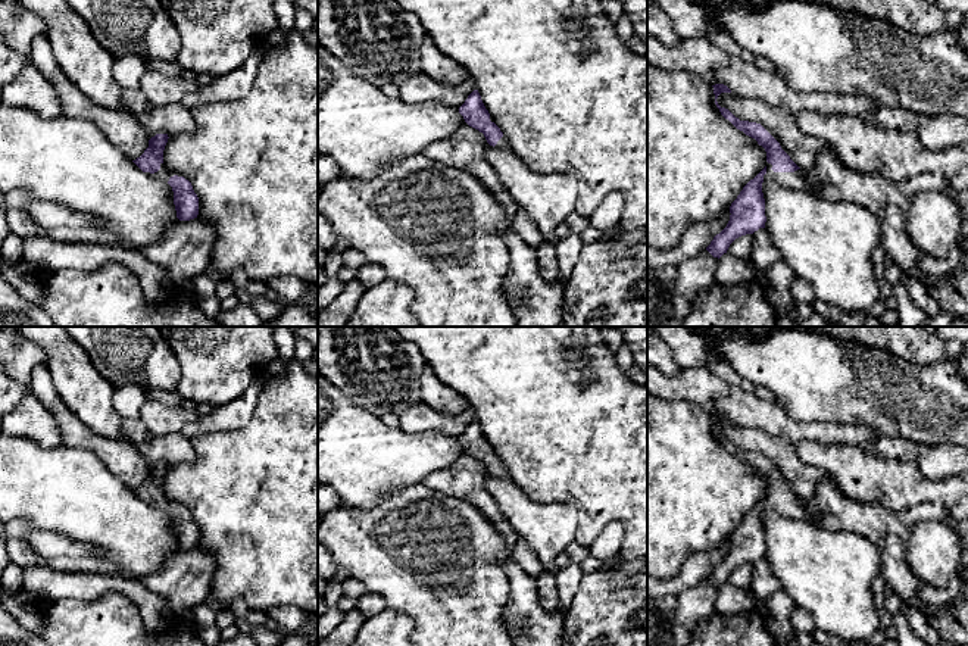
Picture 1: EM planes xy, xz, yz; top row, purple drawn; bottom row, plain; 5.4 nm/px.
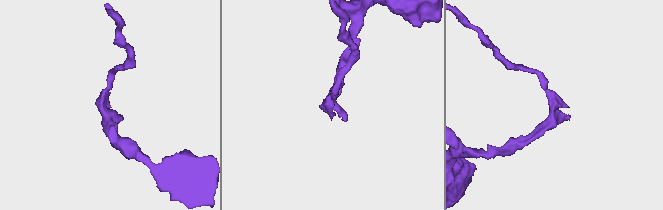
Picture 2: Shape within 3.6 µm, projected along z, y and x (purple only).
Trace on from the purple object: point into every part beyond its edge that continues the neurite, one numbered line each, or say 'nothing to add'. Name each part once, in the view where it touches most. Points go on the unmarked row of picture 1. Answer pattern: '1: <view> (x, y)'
1: yz (796, 509)

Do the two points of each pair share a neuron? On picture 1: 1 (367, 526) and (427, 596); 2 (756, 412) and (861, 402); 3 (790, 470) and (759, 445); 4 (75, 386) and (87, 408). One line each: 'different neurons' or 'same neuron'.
1: same neuron
2: different neurons
3: same neuron
4: same neuron

